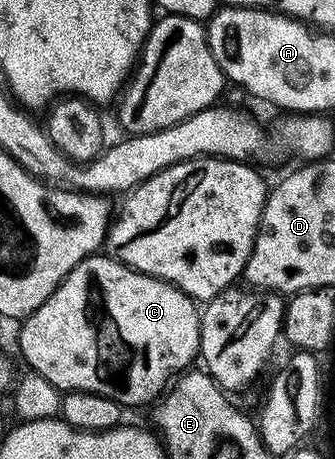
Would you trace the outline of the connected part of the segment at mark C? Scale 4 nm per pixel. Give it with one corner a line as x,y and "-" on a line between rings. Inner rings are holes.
91,255
85,257
76,267
72,267
72,271
68,271
68,275
59,283
58,288
52,291
52,295
48,295
48,299
44,299
44,303
40,303
40,307
36,307
36,311
32,311
26,316
22,323
18,345
21,360
26,360
28,363
26,365
31,370
39,372
48,383
54,385
59,391
95,393
96,395
113,397
119,405
129,407
129,405
142,405
145,401
151,400
150,402
153,402
171,384
172,379
177,378
179,374
191,368
199,360
201,322
202,314
199,302
188,296
184,291
177,289
172,283
136,271
125,265
124,262
117,261
115,257

